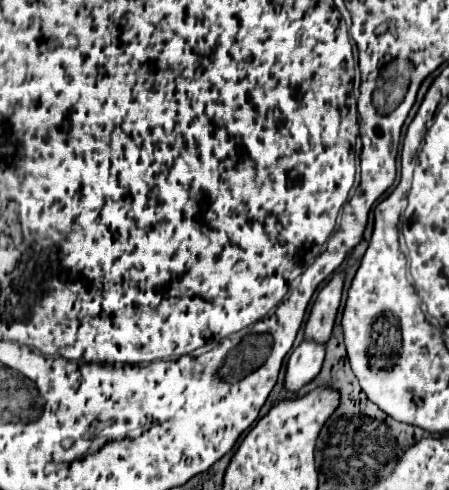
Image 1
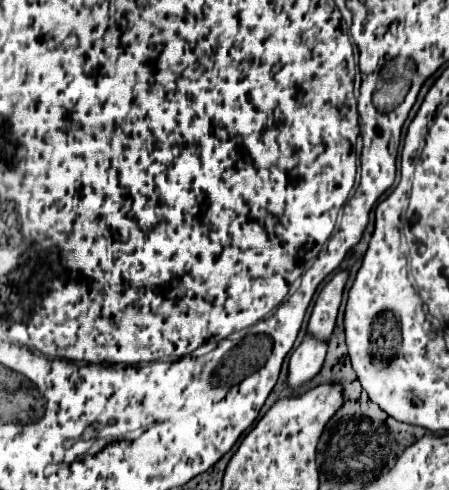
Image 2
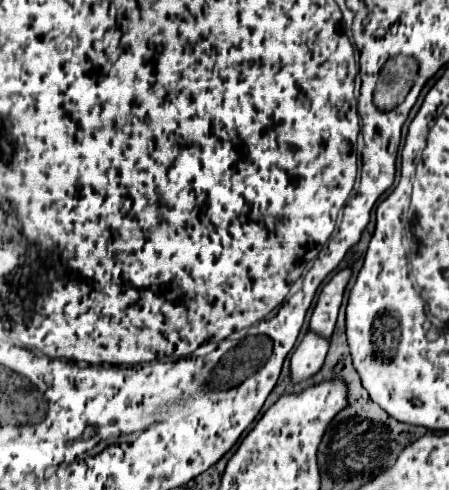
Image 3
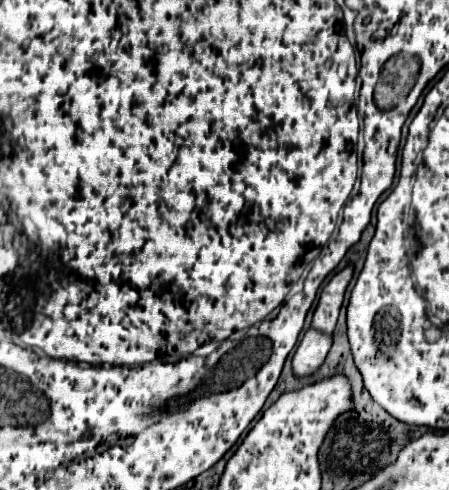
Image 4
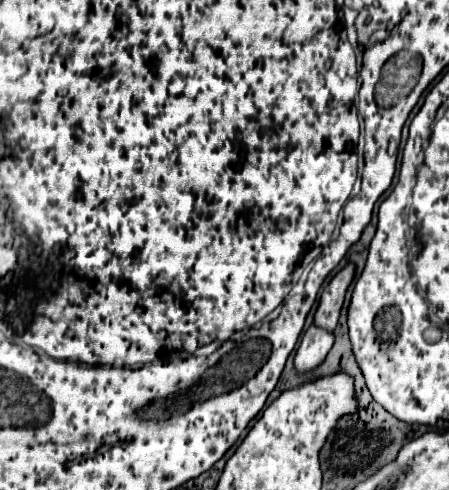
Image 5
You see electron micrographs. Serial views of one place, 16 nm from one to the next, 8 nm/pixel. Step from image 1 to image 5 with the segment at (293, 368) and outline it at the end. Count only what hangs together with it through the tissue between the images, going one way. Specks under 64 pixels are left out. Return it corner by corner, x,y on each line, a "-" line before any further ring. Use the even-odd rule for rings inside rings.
314,326
308,328
296,350
296,356
294,356
294,370
298,374
308,374
314,368
318,368
324,362
332,344
334,344
332,334
320,330
320,328
314,328

